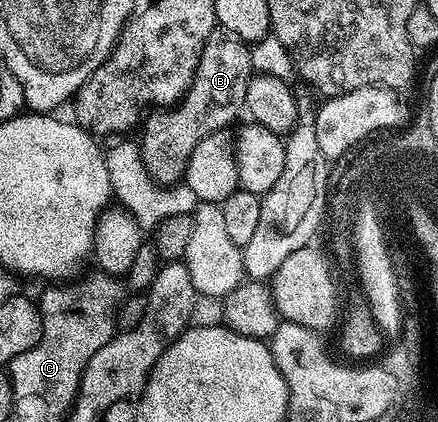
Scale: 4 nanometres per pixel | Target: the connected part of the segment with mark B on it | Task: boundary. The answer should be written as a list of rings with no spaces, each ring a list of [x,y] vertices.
[[[221,28],[214,29],[204,44],[204,52],[200,56],[196,76],[180,101],[169,108],[151,109],[145,115],[140,126],[142,138],[137,139],[137,144],[139,152],[142,153],[144,168],[153,182],[157,182],[159,186],[169,188],[181,183],[185,179],[188,162],[196,148],[196,144],[200,144],[200,140],[204,140],[204,136],[208,136],[212,132],[227,129],[231,125],[229,122],[238,113],[243,113],[246,104],[245,94],[248,92],[248,84],[252,77],[250,54],[251,47],[243,42],[240,36],[236,36],[236,32],[228,32]]]

